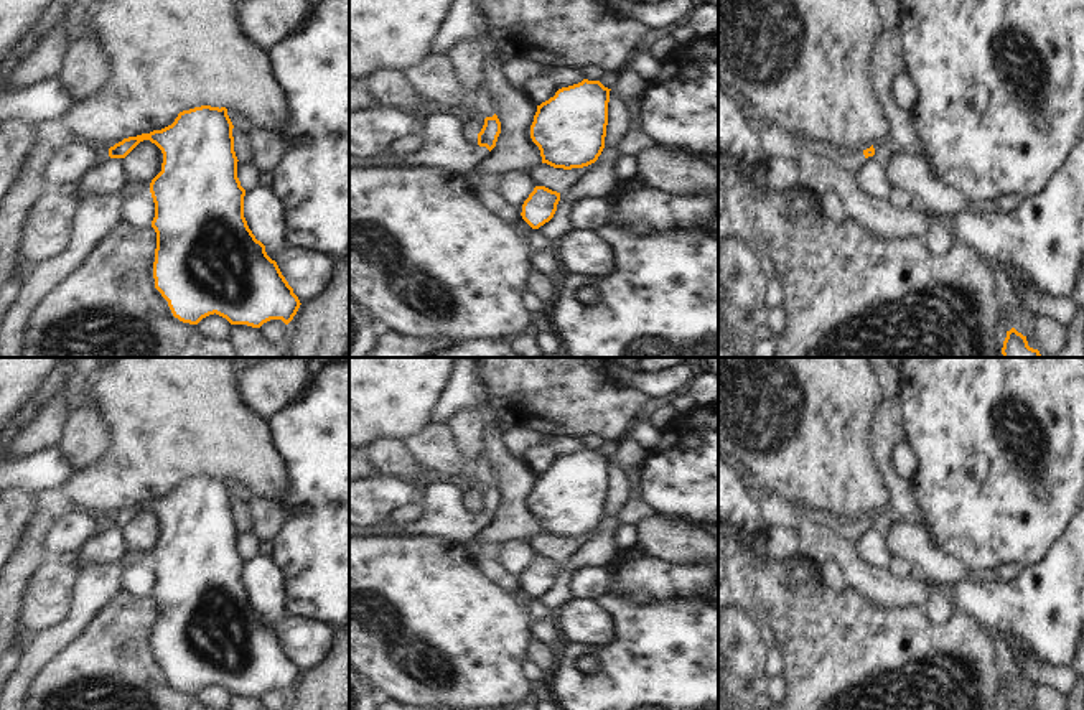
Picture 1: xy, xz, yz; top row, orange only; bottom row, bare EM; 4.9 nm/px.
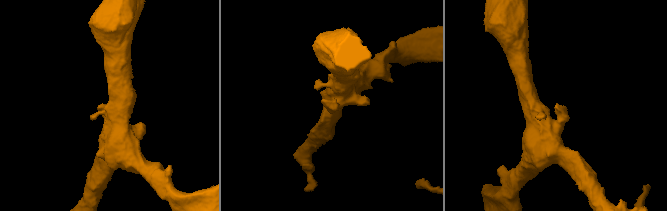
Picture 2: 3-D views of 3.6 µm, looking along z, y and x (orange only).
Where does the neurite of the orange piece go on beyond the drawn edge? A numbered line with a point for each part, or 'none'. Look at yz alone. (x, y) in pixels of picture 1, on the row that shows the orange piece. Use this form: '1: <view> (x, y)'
1: yz (885, 150)

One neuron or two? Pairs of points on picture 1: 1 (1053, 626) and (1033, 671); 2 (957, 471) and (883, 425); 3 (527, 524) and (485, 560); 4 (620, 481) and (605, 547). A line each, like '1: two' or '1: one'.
1: two
2: two
3: two
4: two

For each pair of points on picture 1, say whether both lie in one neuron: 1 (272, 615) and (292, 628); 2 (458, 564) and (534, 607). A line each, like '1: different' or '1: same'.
1: different
2: different

